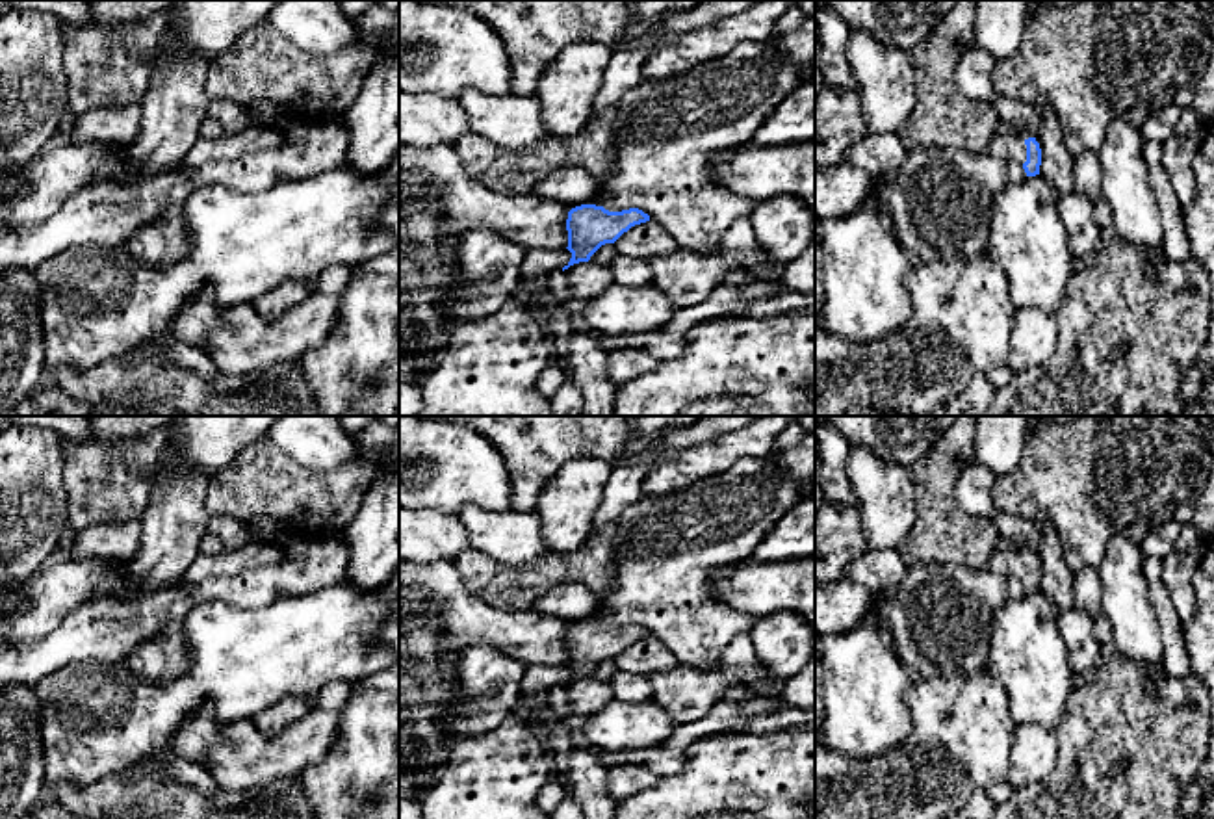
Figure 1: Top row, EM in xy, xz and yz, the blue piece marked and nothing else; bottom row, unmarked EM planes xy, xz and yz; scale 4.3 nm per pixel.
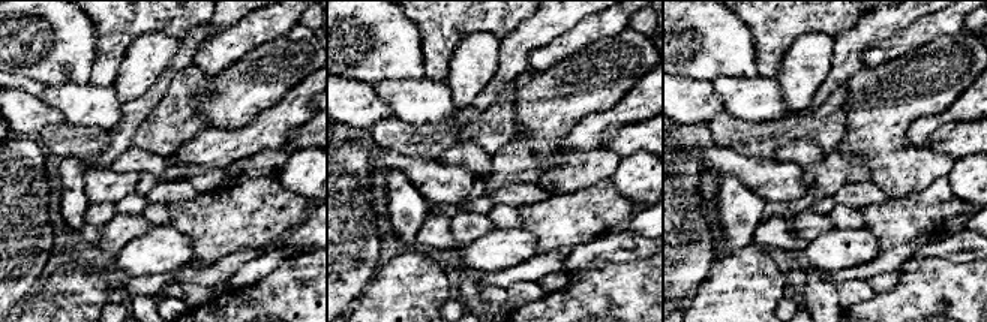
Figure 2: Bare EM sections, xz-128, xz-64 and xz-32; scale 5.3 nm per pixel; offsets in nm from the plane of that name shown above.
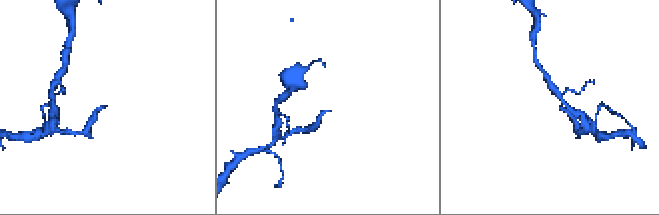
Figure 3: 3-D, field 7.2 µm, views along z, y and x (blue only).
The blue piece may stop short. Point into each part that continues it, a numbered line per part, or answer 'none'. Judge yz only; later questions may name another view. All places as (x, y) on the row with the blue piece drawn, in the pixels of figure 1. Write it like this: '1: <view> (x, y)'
1: yz (1005, 145)

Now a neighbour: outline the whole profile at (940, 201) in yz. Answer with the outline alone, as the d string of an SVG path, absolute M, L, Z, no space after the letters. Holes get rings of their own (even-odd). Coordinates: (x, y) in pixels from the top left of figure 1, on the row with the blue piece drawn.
M908 149L884 193L911 266L982 254L995 195L1027 178L1023 163L962 149Z

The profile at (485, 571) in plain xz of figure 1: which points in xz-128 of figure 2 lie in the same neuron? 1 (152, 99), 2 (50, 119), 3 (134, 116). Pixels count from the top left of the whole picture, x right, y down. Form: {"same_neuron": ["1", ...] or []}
{"same_neuron": []}

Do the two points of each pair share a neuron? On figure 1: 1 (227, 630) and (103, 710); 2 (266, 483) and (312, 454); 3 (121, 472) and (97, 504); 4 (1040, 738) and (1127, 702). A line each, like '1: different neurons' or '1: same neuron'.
1: same neuron
2: different neurons
3: same neuron
4: different neurons

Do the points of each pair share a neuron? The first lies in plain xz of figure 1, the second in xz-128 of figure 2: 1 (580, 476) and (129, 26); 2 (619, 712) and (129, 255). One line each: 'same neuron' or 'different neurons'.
1: different neurons
2: same neuron

